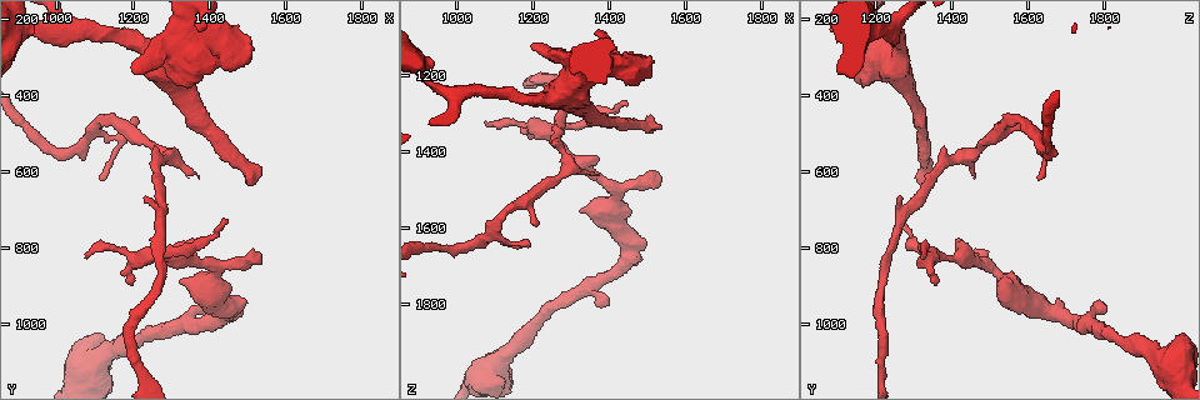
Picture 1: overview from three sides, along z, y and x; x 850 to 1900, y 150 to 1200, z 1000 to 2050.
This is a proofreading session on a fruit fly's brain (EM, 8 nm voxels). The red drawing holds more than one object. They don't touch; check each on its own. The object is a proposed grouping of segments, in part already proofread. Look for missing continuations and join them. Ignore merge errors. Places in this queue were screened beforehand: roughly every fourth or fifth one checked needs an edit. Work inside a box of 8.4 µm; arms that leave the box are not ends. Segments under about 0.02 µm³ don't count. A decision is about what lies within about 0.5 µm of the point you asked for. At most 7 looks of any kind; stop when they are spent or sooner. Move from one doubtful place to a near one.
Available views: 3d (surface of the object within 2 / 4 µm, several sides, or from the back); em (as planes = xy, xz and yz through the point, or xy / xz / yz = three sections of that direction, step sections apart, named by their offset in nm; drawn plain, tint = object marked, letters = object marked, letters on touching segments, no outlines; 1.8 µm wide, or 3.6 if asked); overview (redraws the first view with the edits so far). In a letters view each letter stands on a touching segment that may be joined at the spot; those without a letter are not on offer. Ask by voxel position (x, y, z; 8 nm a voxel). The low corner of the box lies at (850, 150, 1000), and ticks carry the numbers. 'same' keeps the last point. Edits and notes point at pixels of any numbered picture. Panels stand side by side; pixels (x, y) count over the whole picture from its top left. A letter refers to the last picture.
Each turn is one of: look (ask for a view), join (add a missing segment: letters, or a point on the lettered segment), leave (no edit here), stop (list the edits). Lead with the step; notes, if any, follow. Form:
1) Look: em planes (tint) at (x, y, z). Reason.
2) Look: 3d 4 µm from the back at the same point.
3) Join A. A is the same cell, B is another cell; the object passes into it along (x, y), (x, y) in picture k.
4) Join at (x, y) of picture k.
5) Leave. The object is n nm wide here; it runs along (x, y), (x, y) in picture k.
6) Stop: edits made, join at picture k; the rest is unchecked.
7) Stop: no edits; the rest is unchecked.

Look: em planes (tint) at (1375, 620, 1455). An open end.

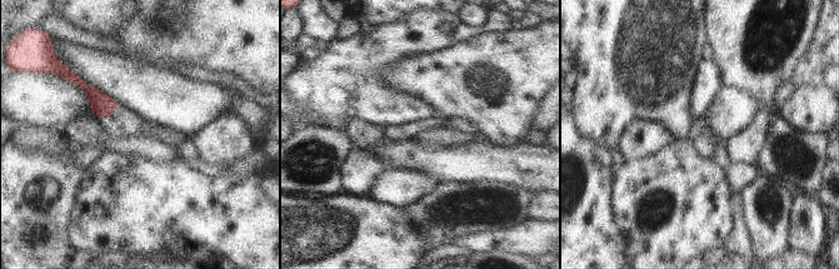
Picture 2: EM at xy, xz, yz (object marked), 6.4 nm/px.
Look: em planes (letters) at the same point.

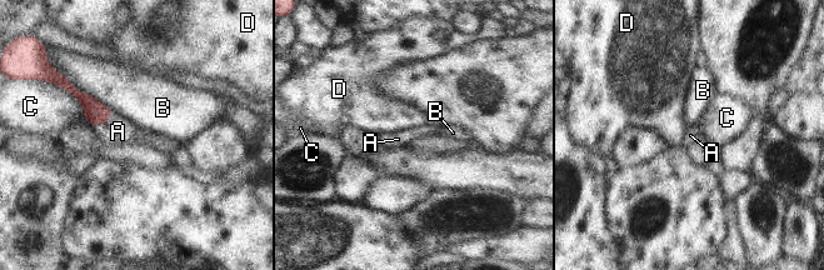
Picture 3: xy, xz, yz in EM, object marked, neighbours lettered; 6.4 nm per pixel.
Join A. A is the same cell, B, C and D are other cells; the object passes into it along (95, 113), (103, 125), (118, 131) in picture 3; it goes on there.

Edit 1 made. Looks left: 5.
Look: overview.

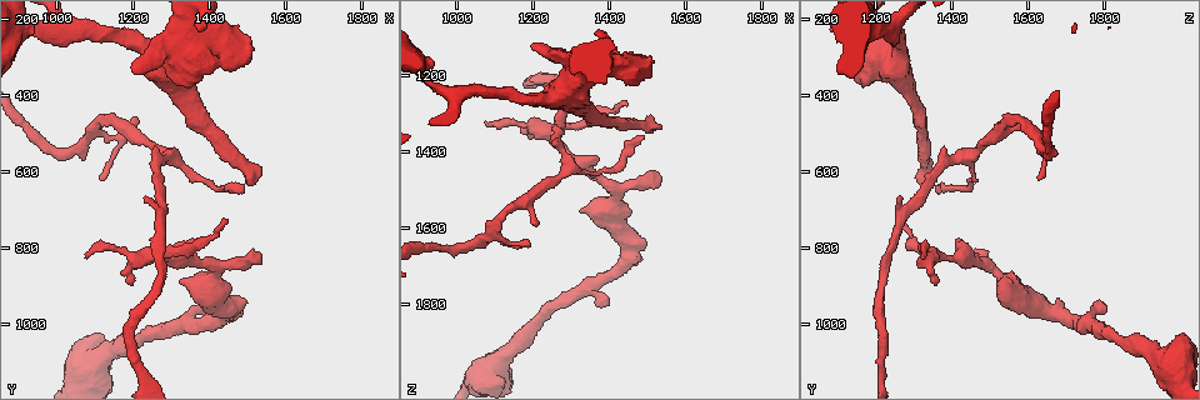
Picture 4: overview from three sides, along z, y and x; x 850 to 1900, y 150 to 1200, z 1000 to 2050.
Look: 3d 4 µm at (1450, 725, 1280). Free end.

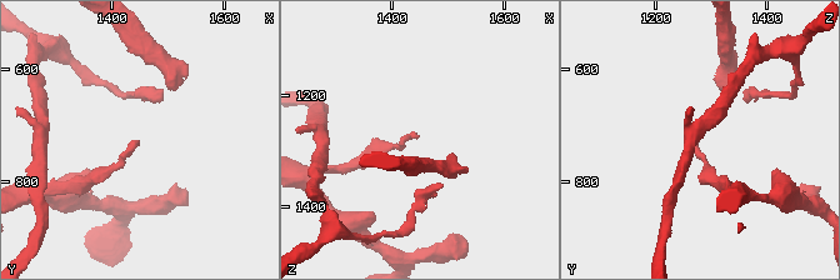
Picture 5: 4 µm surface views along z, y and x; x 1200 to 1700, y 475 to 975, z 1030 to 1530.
Look: em xz step 16 (plain) at (1450, 730, 1280). Now the EM.

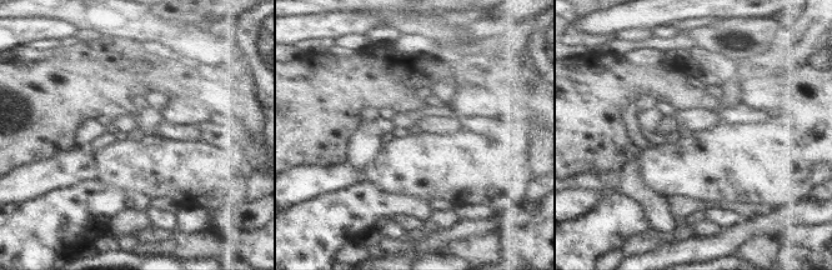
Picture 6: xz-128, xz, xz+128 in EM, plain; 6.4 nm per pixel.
Look: em xz step 16 (letters) at the same point. What lies round it.

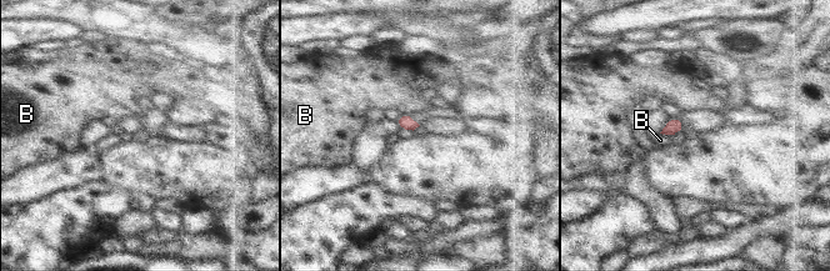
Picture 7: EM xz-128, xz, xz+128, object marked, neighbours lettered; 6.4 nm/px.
Leave. B is another cell; a border runs along (660, 133), (671, 135) in picture 7; none of them fits.

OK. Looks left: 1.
Look: em planes (letters) at (1525, 805, 1475). Free end.

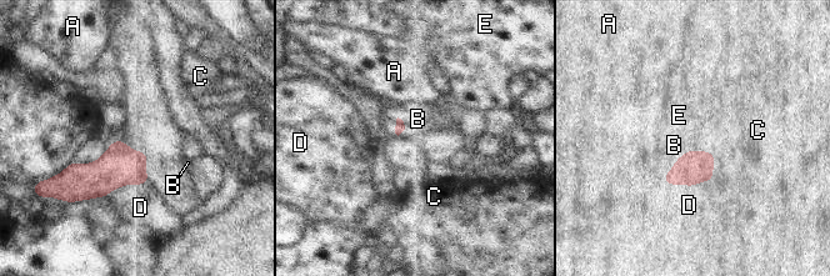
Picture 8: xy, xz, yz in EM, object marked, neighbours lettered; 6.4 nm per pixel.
Join B. B is the same cell, A, C, D and E are other cells; the object passes into it along (693, 167), (676, 160), (674, 145) in picture 8; it goes on there.

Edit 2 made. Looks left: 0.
Stop: edits made, join at picture 3, join at picture 8; the rest is unchecked.

